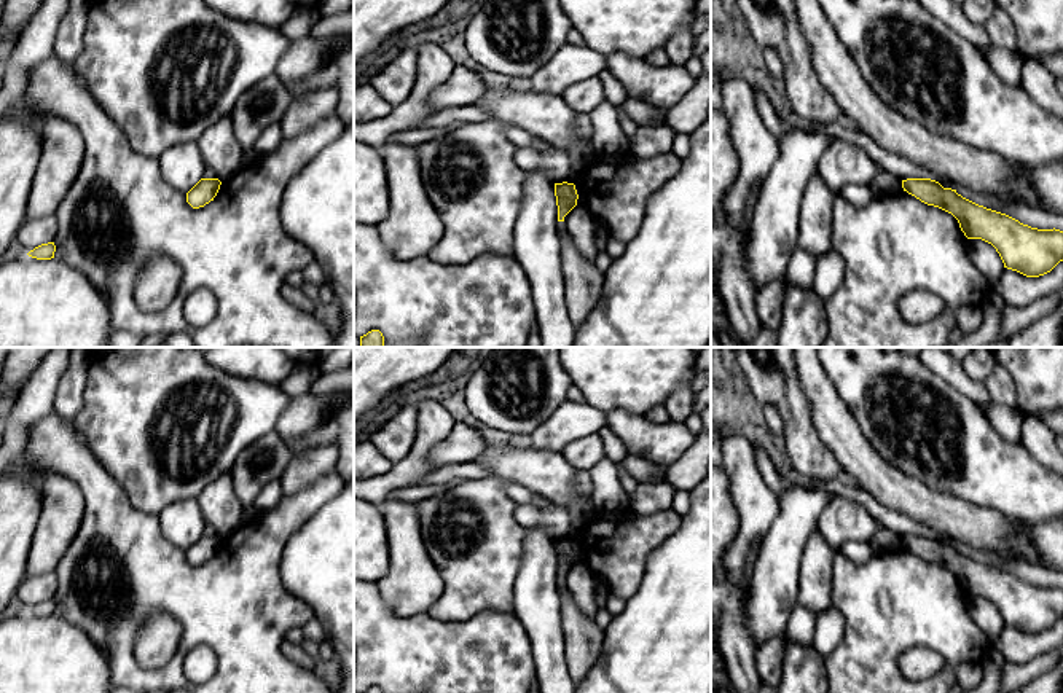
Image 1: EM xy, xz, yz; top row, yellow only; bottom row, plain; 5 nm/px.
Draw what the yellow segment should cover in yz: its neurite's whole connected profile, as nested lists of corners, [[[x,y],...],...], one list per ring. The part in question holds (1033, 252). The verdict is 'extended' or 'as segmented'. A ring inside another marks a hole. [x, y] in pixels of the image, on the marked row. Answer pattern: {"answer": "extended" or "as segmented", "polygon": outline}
{"answer": "as segmented", "polygon": [[[907,178],[902,180],[902,188],[921,202],[951,213],[967,239],[991,244],[1007,269],[1039,277],[1063,261],[1060,229],[1031,228],[1006,213],[979,206],[931,178]]]}

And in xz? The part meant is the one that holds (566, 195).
{"answer": "as segmented", "polygon": [[[555,183],[555,196],[558,206],[558,221],[564,221],[564,217],[577,206],[577,190],[574,183]]]}

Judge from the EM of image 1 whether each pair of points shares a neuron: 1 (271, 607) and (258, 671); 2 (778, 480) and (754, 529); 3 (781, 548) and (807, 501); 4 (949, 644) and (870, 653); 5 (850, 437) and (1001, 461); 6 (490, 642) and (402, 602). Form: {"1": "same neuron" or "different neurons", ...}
{"1": "same neuron", "2": "different neurons", "3": "same neuron", "4": "same neuron", "5": "different neurons", "6": "different neurons"}

